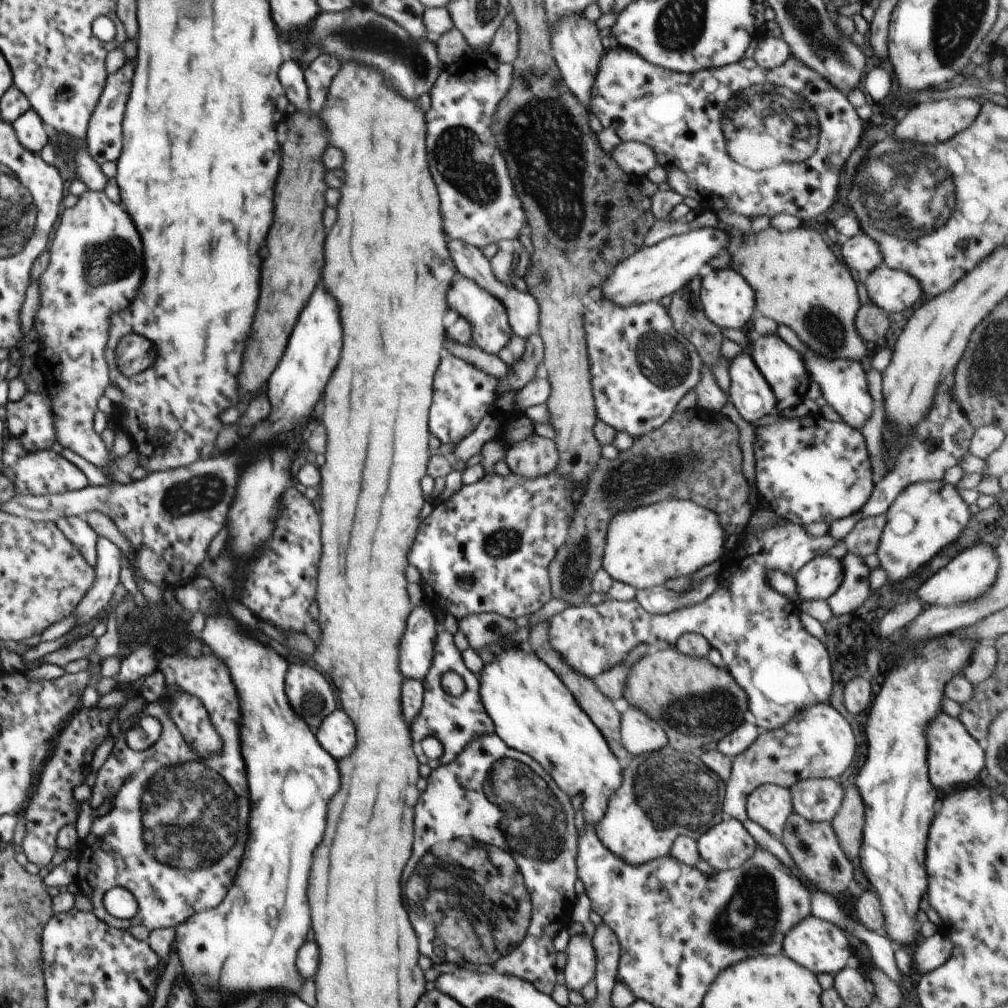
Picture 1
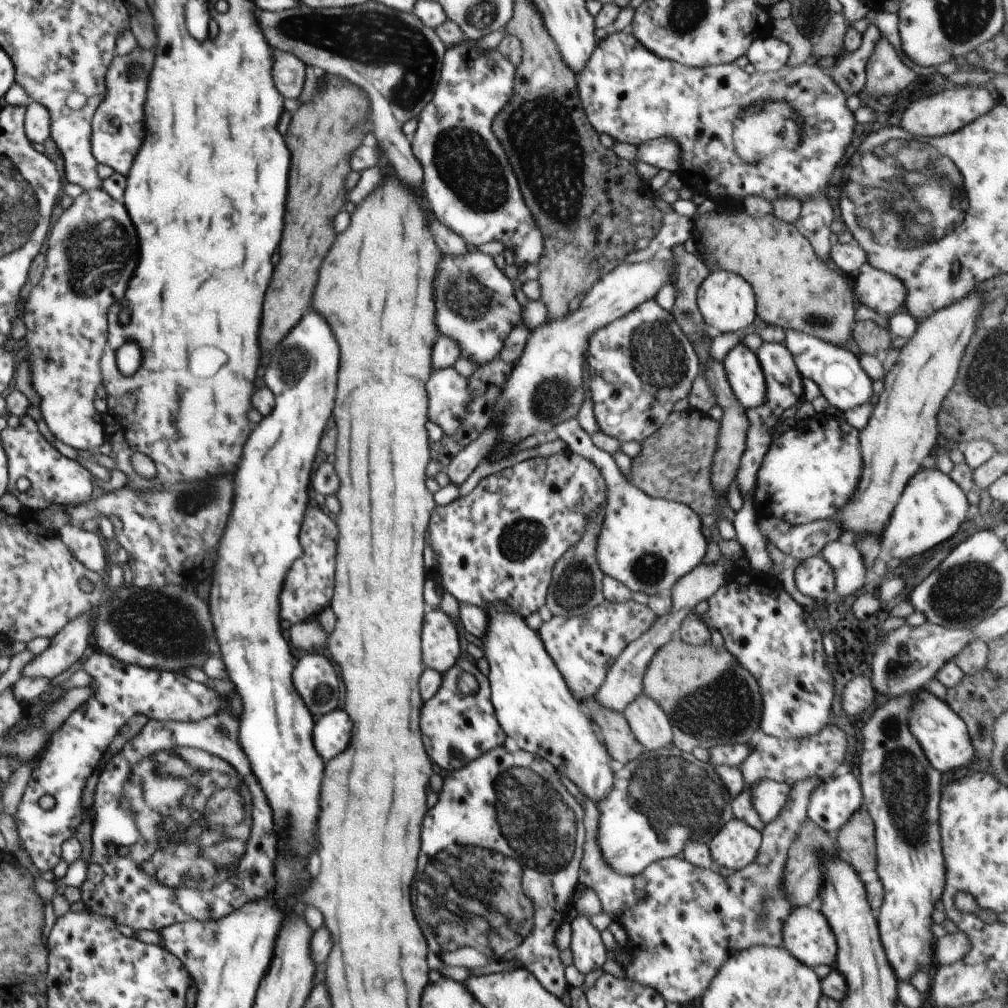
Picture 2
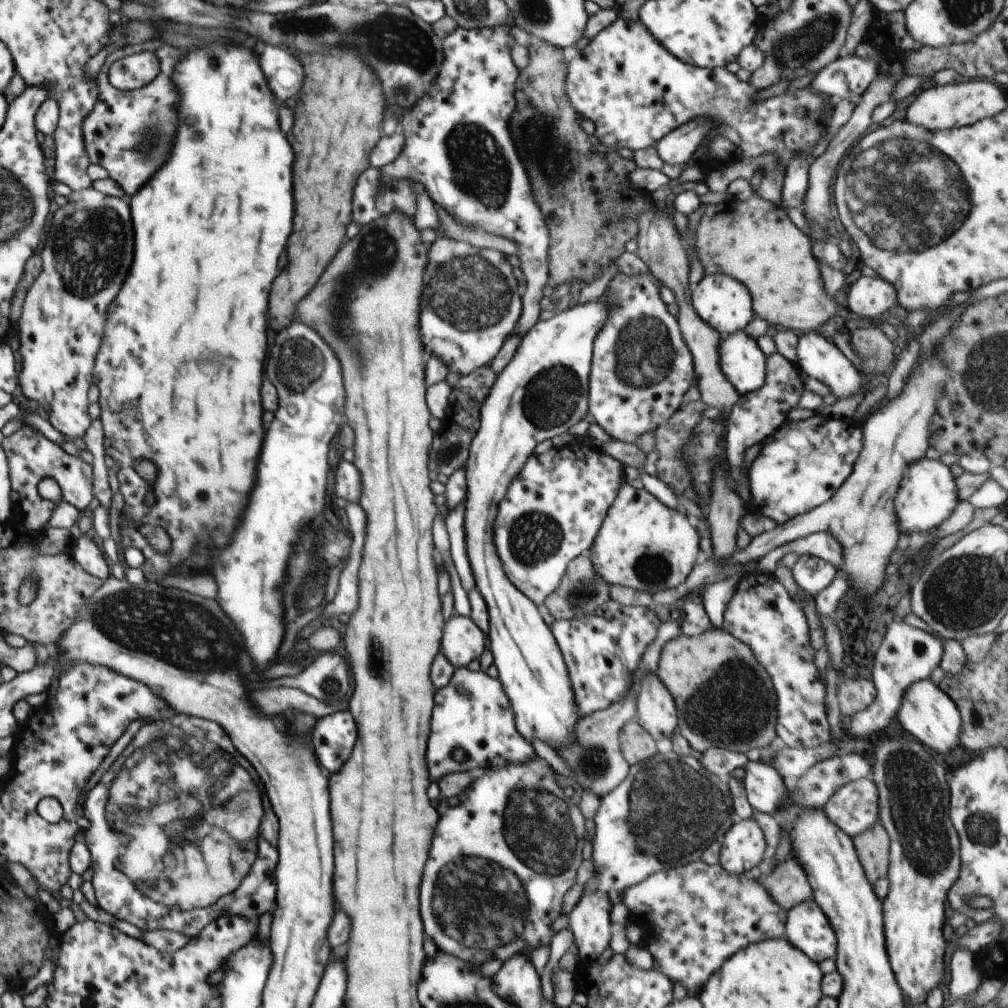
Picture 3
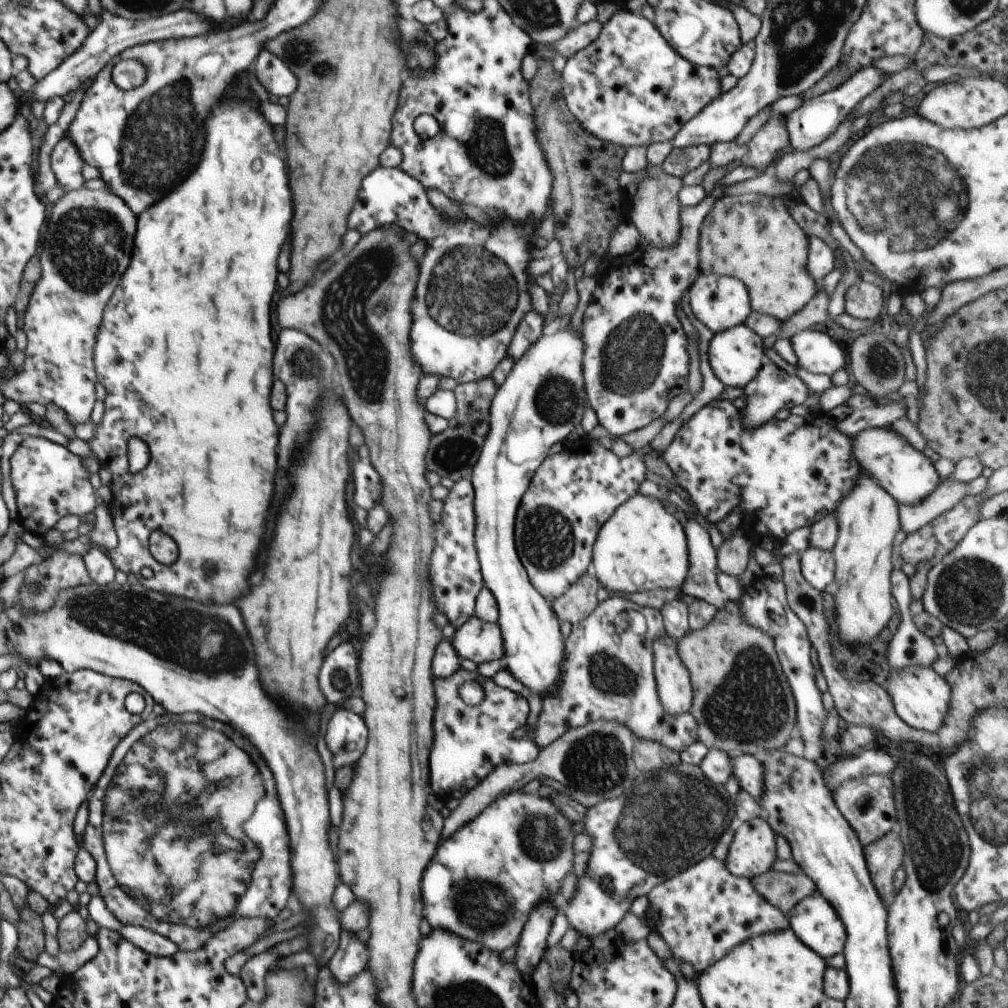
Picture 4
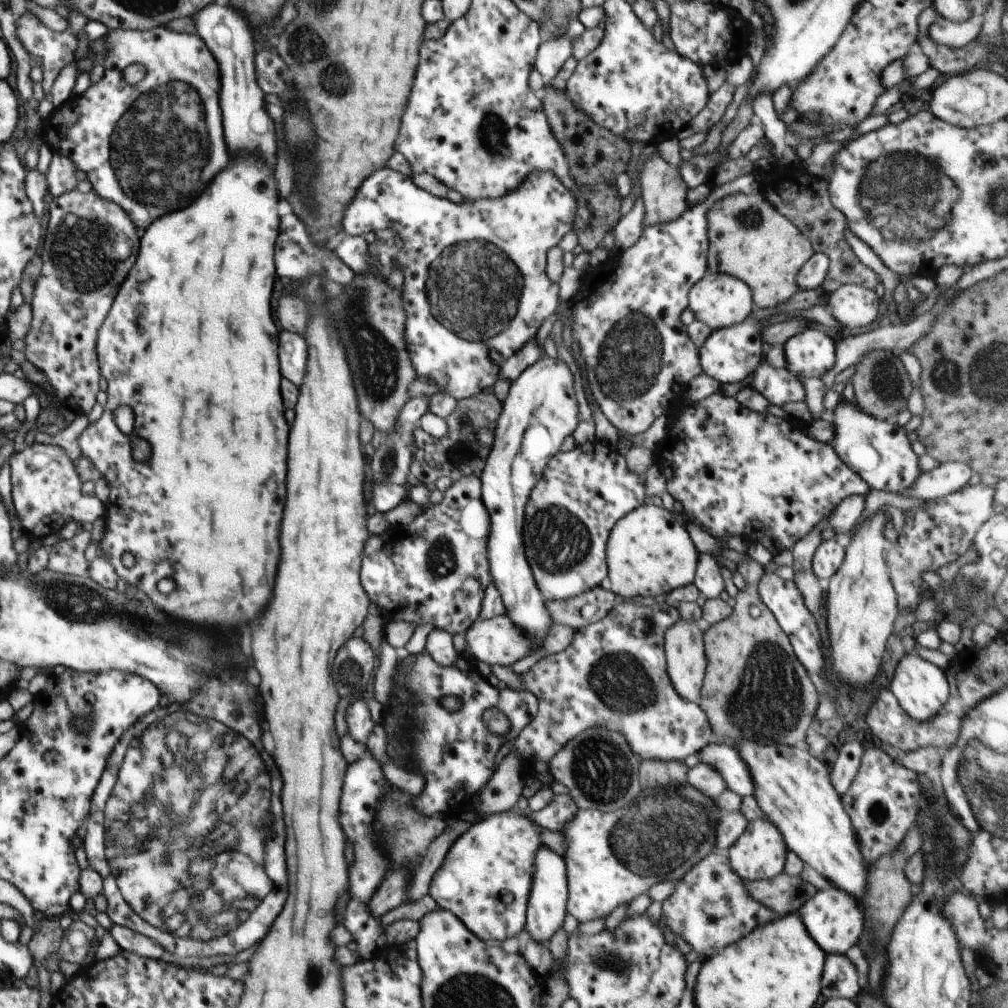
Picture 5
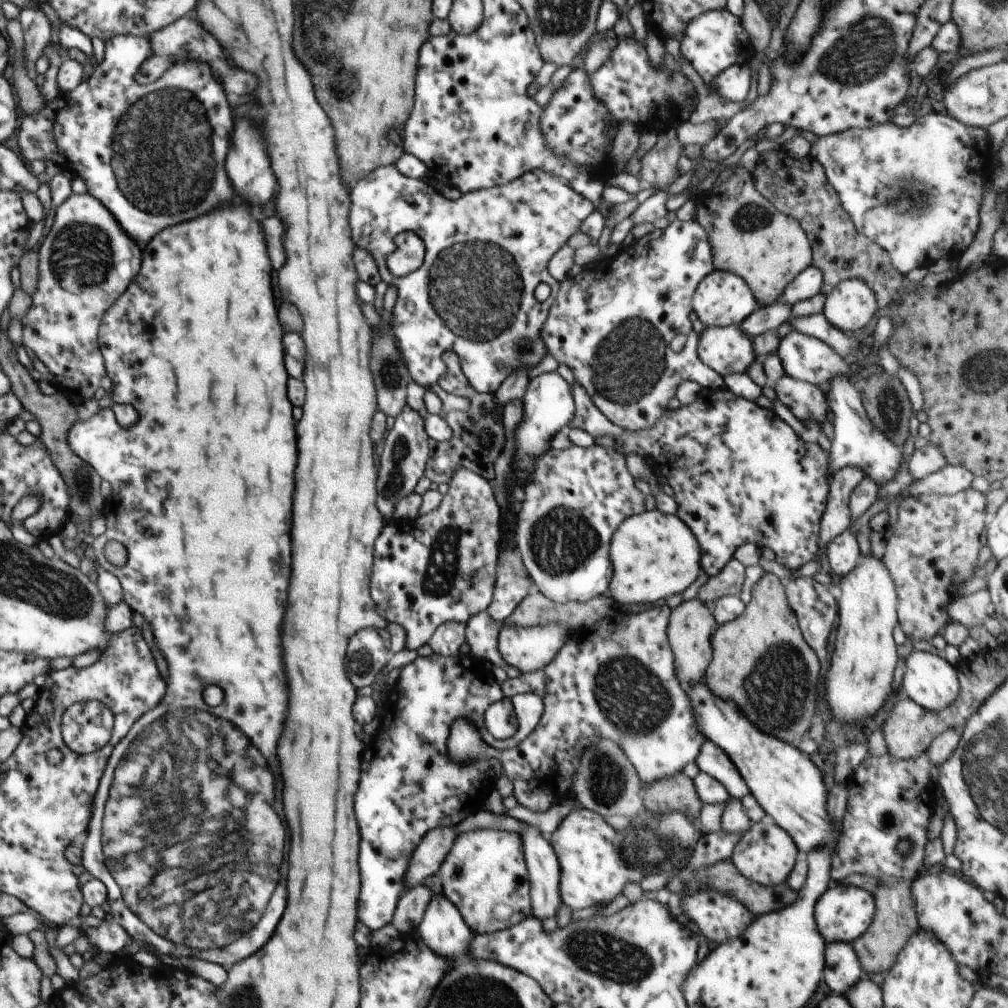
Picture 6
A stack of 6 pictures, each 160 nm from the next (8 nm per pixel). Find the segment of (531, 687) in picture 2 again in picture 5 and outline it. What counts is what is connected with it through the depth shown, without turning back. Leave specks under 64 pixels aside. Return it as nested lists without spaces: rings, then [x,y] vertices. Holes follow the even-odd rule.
[[[544,354],[510,385],[502,404],[493,449],[479,476],[482,500],[491,522],[487,557],[490,574],[500,591],[506,614],[533,640],[536,650],[553,620],[546,610],[546,600],[537,587],[525,555],[525,508],[532,489],[543,475],[544,467],[560,451],[564,438],[576,430],[579,404],[574,396],[574,376],[566,363]]]

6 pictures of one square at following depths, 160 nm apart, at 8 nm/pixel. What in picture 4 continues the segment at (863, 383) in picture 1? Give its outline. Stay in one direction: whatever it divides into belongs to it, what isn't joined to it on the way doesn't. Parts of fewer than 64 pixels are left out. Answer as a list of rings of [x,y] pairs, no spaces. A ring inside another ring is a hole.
[[[806,329],[791,338],[797,366],[814,374],[832,376],[844,369],[846,354],[827,332]]]

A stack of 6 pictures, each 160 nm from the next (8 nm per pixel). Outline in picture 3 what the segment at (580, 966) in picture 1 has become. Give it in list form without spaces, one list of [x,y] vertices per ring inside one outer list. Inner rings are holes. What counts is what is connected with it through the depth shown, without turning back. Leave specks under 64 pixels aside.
[[[658,755],[651,760],[631,765],[629,775],[612,792],[604,795],[594,815],[595,834],[592,841],[594,875],[586,884],[582,898],[567,916],[569,929],[579,950],[580,959],[596,960],[611,941],[611,910],[623,900],[622,892],[640,884],[651,874],[669,871],[697,861],[701,854],[714,842],[722,842],[728,829],[737,817],[729,784],[708,772],[694,758],[694,766],[680,761],[678,756],[664,758]]]

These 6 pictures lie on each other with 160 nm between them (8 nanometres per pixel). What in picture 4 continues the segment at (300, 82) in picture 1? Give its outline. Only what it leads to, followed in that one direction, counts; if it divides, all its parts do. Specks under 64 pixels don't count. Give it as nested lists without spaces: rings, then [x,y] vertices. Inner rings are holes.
[[[262,50],[254,60],[250,72],[258,82],[274,96],[290,96],[296,90],[298,82],[294,73],[275,54]]]

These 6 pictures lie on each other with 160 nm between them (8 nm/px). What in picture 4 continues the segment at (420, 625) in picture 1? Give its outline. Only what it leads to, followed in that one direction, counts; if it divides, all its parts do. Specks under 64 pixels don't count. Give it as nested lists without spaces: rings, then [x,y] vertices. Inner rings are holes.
[[[474,616],[457,628],[453,638],[453,647],[461,660],[469,658],[479,665],[490,660],[503,660],[505,656],[497,622],[486,622]]]

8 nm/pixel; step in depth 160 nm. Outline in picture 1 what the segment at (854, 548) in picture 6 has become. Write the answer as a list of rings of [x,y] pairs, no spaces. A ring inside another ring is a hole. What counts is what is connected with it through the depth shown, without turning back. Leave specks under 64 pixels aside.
[[[818,555],[795,574],[797,595],[802,601],[827,601],[838,590],[843,576],[840,559]]]

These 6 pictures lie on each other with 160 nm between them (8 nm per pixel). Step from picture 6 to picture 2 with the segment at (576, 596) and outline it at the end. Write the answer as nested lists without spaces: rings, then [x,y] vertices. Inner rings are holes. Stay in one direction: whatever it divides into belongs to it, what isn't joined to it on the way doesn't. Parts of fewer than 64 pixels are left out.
[[[570,450],[565,453],[557,453],[548,457],[535,457],[528,459],[510,468],[505,468],[497,473],[490,474],[478,482],[478,485],[464,497],[458,497],[445,506],[437,505],[433,510],[432,520],[430,520],[430,532],[432,532],[432,548],[438,554],[438,563],[442,570],[442,582],[444,592],[452,593],[459,603],[470,603],[484,610],[488,610],[490,605],[496,601],[505,602],[513,611],[518,611],[525,618],[538,612],[544,604],[547,604],[547,594],[550,583],[553,580],[553,568],[557,560],[574,545],[577,545],[587,527],[587,519],[590,513],[596,513],[607,500],[607,484],[601,470],[580,453],[574,454]]]

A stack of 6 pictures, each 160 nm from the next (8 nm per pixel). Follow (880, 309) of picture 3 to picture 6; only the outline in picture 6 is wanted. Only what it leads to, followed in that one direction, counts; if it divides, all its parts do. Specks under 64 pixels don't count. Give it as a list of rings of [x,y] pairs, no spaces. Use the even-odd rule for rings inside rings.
[[[848,279],[826,295],[823,313],[842,332],[859,334],[872,316],[881,312],[874,291],[863,280]]]

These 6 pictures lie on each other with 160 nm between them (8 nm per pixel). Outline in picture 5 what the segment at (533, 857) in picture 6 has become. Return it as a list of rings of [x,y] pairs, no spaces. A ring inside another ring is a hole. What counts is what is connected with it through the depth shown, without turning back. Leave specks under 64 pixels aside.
[[[542,845],[536,851],[534,859],[534,872],[532,886],[527,900],[527,915],[525,930],[535,940],[545,941],[563,926],[567,915],[566,904],[568,896],[567,866],[564,859],[557,855],[551,848]]]

